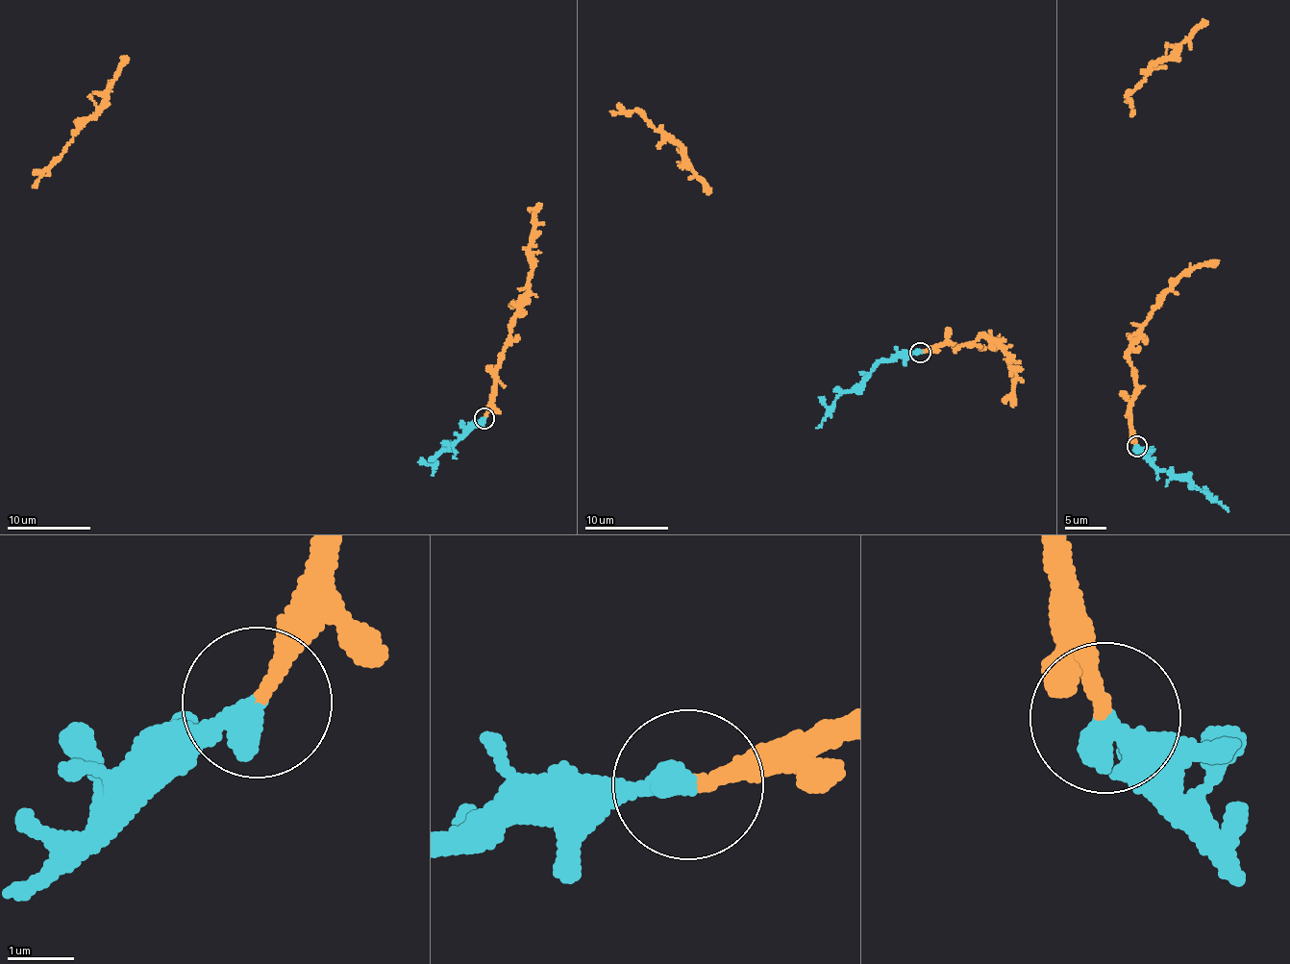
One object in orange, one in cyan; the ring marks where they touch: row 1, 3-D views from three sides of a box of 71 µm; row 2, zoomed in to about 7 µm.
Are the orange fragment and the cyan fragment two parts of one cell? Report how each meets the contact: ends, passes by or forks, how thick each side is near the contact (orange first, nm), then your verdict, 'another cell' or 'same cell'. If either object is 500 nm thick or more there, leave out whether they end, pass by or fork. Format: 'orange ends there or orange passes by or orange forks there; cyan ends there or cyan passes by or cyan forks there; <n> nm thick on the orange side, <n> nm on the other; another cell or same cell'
orange ends there; cyan ends there; 240 nm thick on the orange side, 440 nm on the other; same cell

